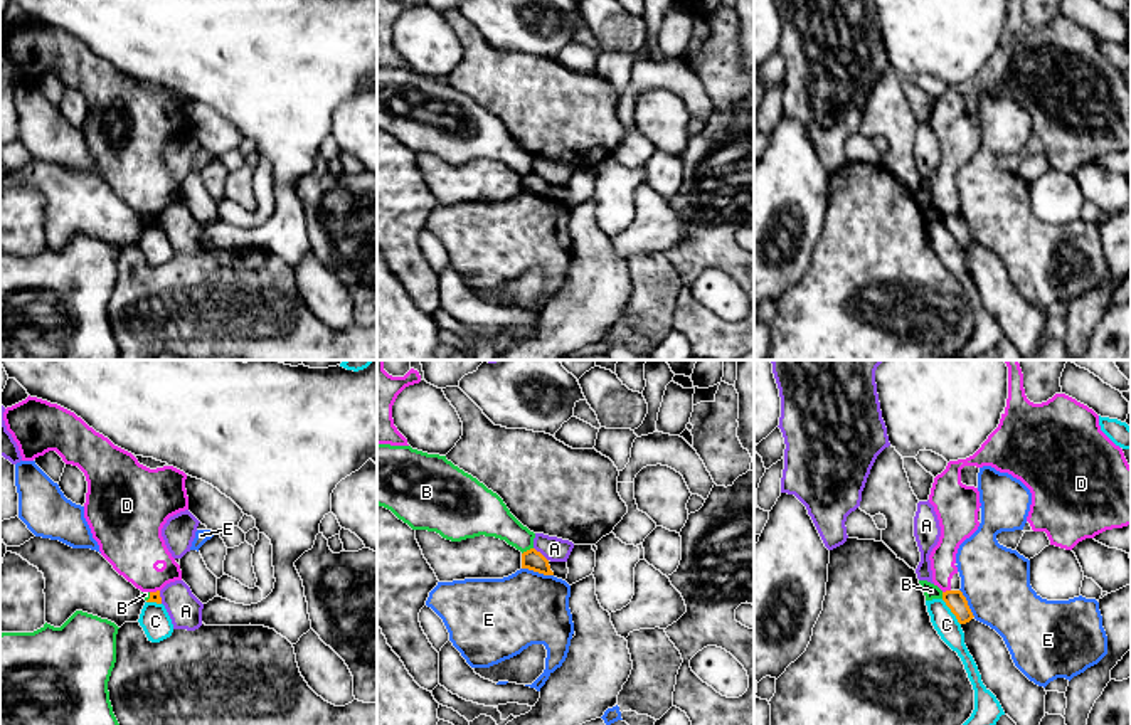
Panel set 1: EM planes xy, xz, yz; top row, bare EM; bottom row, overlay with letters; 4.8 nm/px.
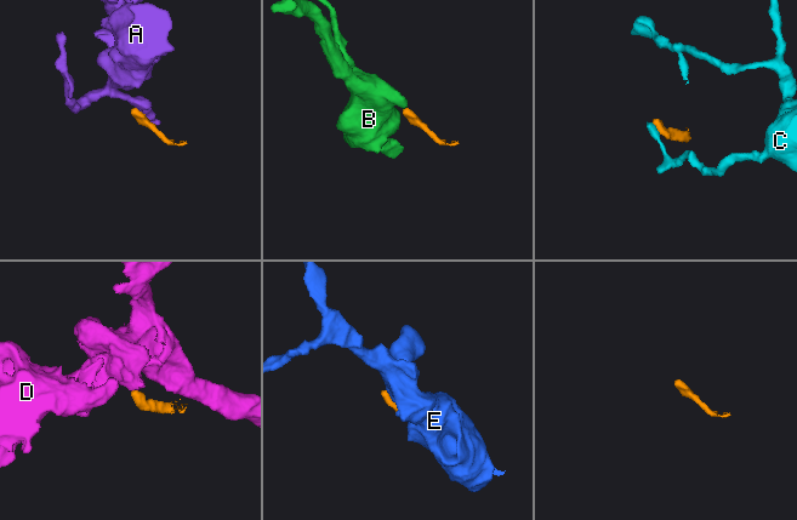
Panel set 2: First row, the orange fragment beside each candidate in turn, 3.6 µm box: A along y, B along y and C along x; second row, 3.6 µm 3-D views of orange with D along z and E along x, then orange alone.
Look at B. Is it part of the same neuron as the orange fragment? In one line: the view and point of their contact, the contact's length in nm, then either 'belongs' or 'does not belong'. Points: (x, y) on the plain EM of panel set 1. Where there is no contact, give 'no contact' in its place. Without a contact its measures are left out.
contact xz (527, 174); length 70 nm; does not belong

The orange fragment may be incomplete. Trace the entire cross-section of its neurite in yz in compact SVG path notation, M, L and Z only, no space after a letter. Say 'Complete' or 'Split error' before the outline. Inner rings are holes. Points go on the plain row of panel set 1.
Complete. M961 214L942 215L942 224L951 232L951 235L956 239L959 247L966 247L974 241Z

